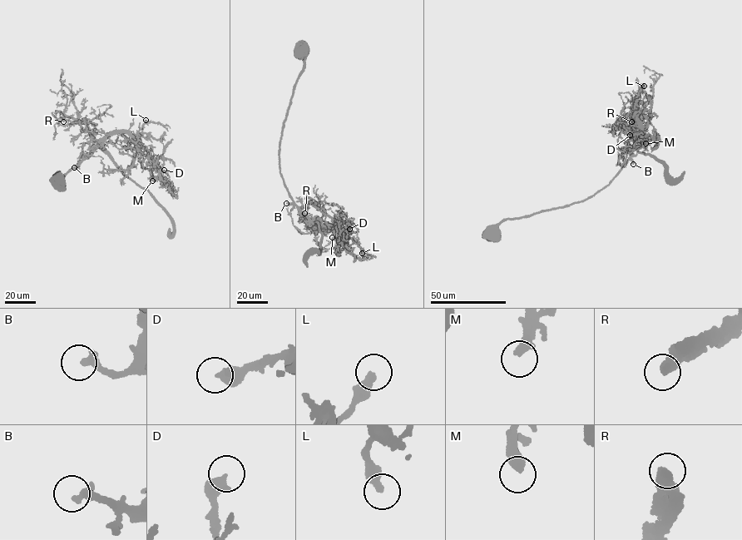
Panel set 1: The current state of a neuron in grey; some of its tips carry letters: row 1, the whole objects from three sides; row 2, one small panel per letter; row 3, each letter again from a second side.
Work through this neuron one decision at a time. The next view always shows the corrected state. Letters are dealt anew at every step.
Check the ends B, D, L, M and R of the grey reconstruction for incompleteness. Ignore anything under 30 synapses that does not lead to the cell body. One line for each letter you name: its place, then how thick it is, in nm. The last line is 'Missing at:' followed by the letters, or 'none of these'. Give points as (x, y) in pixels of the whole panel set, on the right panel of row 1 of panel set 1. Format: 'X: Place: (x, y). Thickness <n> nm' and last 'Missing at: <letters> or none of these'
R: Place: (631, 121). Thickness 480 nm
Missing at: R

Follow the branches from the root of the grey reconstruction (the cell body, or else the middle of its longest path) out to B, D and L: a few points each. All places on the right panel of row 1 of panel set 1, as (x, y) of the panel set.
B: (492, 235), (490, 235), (498, 225), (507, 219), (561, 207), (591, 196), (608, 185), (629, 160), (633, 164)
D: (492, 235), (507, 219), (579, 202), (608, 185), (630, 156), (637, 137), (632, 111), (640, 131), (630, 135)
L: (492, 235), (498, 225), (507, 219), (579, 202), (608, 185), (630, 156), (638, 132), (630, 114), (644, 86)

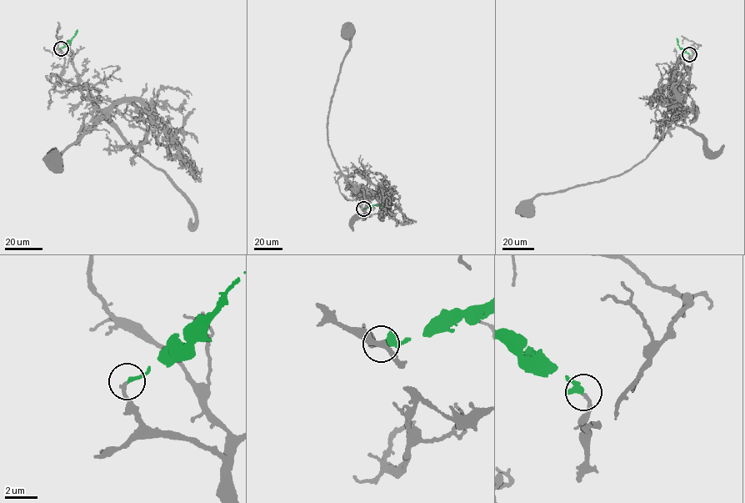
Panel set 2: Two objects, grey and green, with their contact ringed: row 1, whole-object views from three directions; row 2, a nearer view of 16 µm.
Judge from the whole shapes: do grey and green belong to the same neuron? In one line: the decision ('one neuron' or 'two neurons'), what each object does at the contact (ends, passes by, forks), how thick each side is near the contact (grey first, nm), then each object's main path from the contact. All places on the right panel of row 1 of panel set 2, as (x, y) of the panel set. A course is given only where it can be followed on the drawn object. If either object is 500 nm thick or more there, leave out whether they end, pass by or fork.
one neuron | grey ends | green ends | 240/280 nm | grey via (689, 54), (691, 67), (681, 82), (670, 123), (646, 158), (606, 179), (541, 193), (526, 210) | green via (689, 54), (680, 48), (677, 38)

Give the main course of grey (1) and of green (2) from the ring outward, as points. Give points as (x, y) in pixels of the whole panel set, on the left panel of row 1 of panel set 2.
1: (61, 48), (71, 57), (78, 82), (87, 89), (101, 118), (55, 160), (49, 151), (53, 148), (56, 163)
2: (61, 48), (70, 43), (77, 30)

